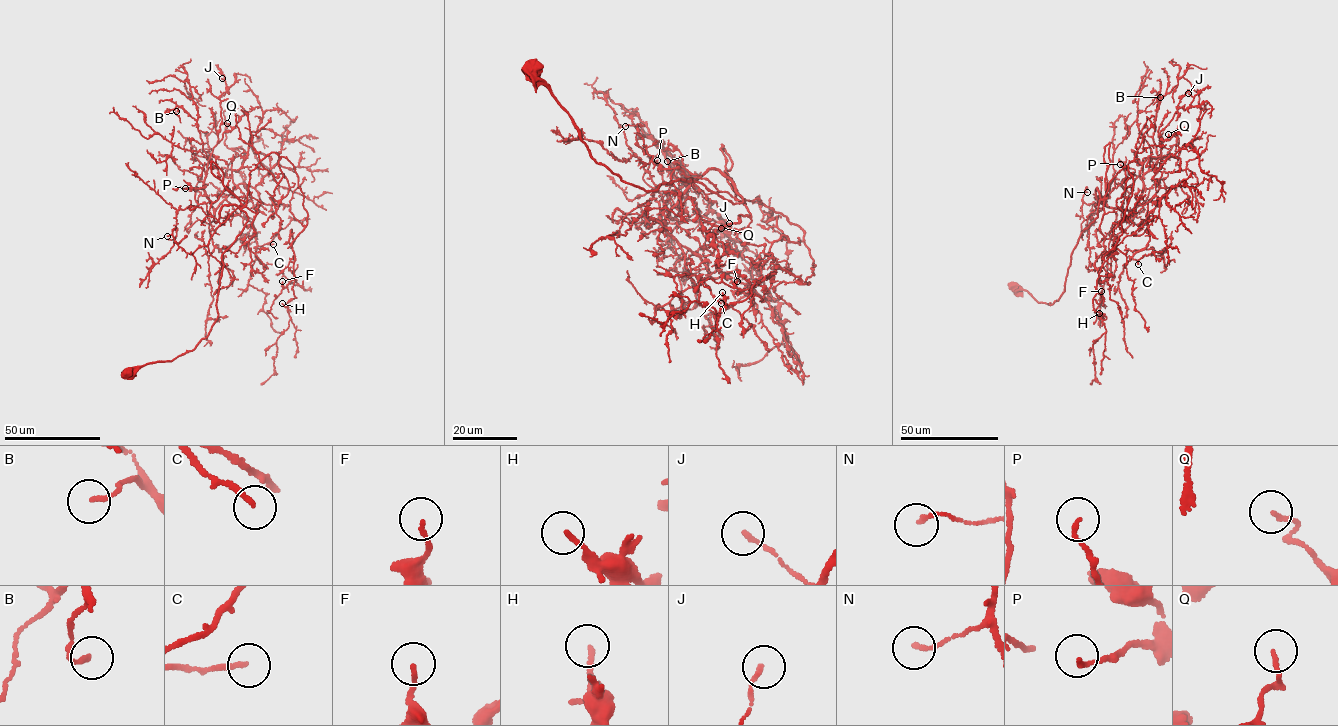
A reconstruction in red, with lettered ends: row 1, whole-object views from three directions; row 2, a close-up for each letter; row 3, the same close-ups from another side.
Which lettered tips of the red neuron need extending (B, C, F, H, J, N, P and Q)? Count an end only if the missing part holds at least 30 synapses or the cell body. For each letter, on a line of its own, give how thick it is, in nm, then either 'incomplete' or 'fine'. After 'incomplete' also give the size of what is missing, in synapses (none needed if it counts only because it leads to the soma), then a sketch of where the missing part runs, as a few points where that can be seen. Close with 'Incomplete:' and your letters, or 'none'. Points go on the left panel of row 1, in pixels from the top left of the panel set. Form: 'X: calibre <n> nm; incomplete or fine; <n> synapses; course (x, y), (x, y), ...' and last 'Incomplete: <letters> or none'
B: calibre 150 nm; fine
C: calibre 160 nm; incomplete; 60 synapses; course (273, 244), (283, 243), (294, 232), (320, 230), (326, 226), (328, 231)
F: calibre 140 nm; fine
H: calibre 160 nm; fine
J: calibre 130 nm; fine
N: calibre 130 nm; fine
P: calibre 150 nm; fine
Q: calibre 130 nm; fine
Incomplete: C

